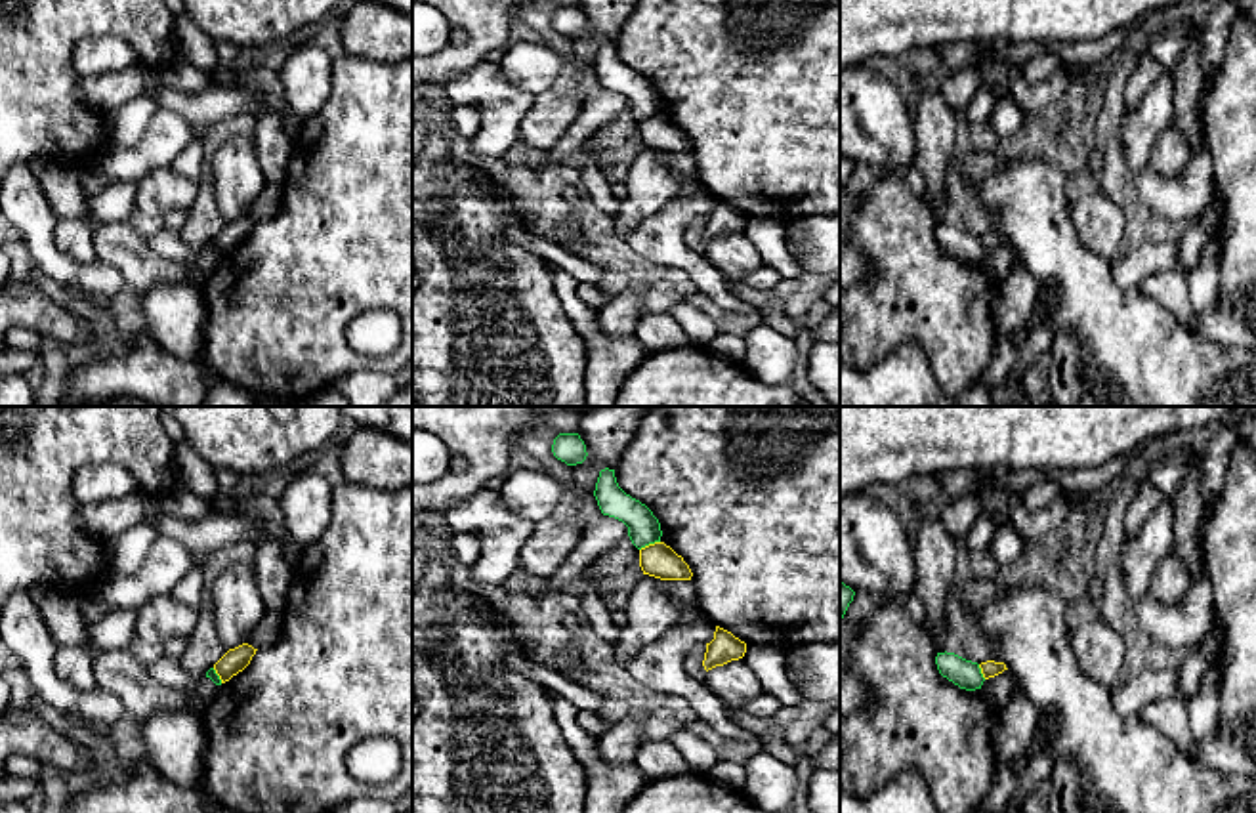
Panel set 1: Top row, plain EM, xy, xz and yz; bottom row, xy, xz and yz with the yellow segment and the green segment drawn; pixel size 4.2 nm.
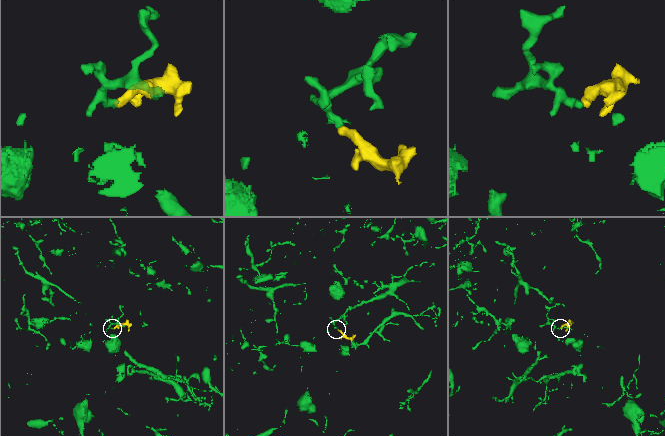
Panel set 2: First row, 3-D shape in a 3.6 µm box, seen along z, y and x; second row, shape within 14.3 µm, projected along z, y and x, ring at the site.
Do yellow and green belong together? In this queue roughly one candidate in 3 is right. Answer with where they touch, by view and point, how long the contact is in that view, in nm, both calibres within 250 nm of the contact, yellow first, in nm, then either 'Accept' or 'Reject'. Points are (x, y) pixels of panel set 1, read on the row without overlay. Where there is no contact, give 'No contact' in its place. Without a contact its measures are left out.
Touches yellow at xz (649, 117). Shared border 100 nm. Thickness 150 nm (yellow) against 140 nm. Reject

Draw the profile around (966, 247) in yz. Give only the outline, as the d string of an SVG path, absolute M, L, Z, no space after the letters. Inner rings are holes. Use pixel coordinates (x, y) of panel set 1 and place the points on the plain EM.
M937 225L937 242L943 250L966 263L981 261L985 250L977 235L966 233L954 225Z

